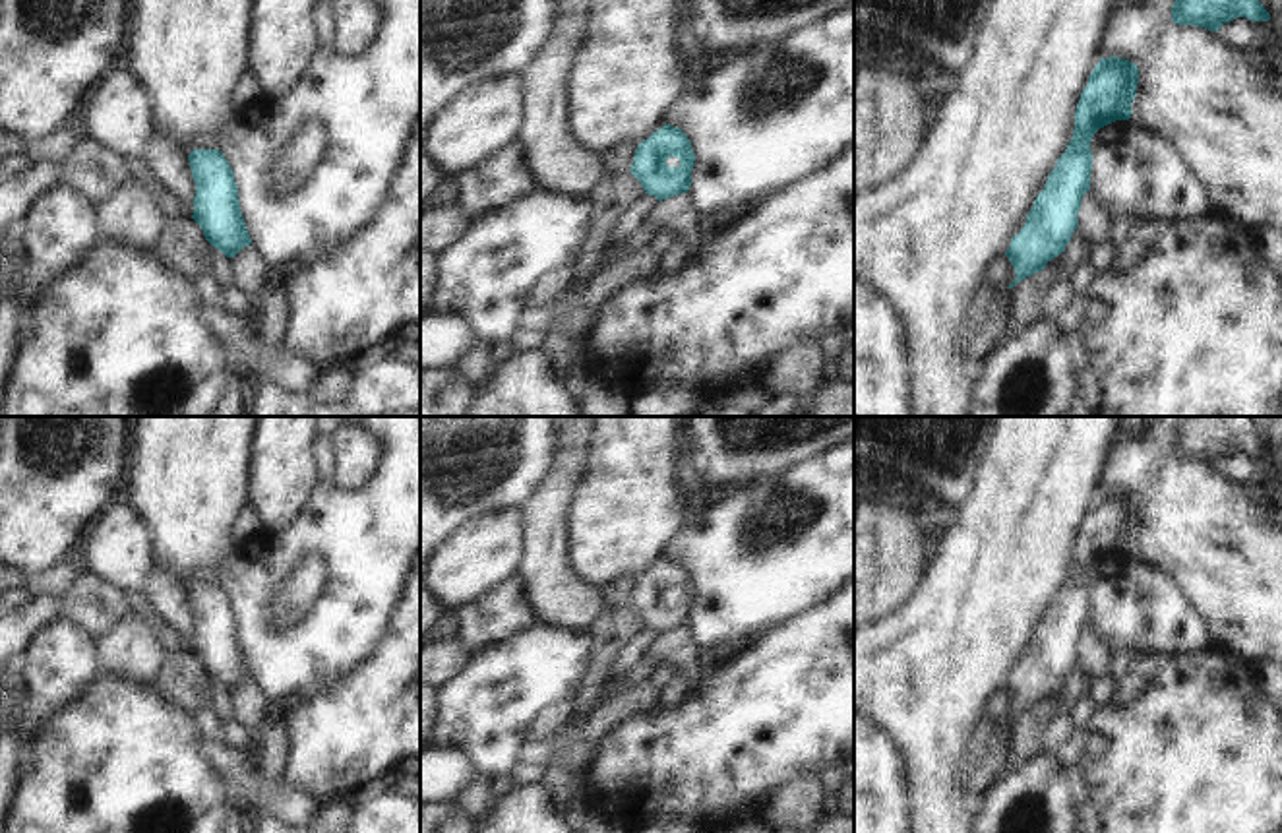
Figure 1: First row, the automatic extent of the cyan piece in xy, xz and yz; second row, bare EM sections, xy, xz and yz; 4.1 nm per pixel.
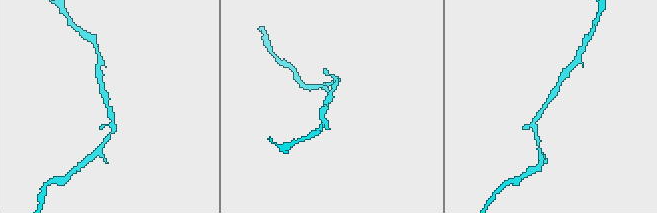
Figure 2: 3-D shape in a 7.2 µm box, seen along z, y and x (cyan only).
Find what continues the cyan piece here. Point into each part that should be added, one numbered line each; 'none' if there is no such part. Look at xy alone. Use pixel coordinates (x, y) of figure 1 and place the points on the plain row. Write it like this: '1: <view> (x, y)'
none

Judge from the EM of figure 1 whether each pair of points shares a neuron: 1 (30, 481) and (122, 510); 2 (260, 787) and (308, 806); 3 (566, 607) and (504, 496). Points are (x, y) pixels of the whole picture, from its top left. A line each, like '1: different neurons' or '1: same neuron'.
1: different neurons
2: same neuron
3: different neurons

